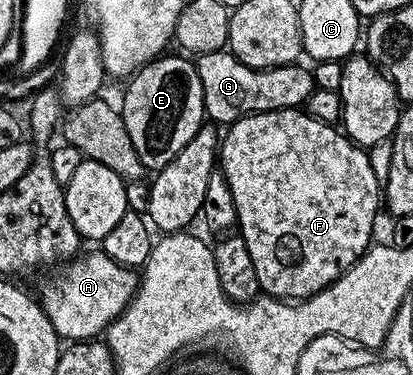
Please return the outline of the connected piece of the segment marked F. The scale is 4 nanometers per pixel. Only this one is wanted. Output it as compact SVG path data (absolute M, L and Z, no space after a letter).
M282 108L272 112L255 112L252 116L243 116L235 121L226 129L221 140L221 171L229 182L229 190L233 190L233 202L237 206L238 235L242 236L245 246L249 246L260 289L268 296L288 302L309 299L313 294L325 290L337 278L341 278L341 274L345 274L345 270L354 266L372 243L371 231L375 228L375 215L378 214L379 208L381 212L381 183L373 172L368 153L347 139L338 127L332 126L328 121L317 119L306 110Z

